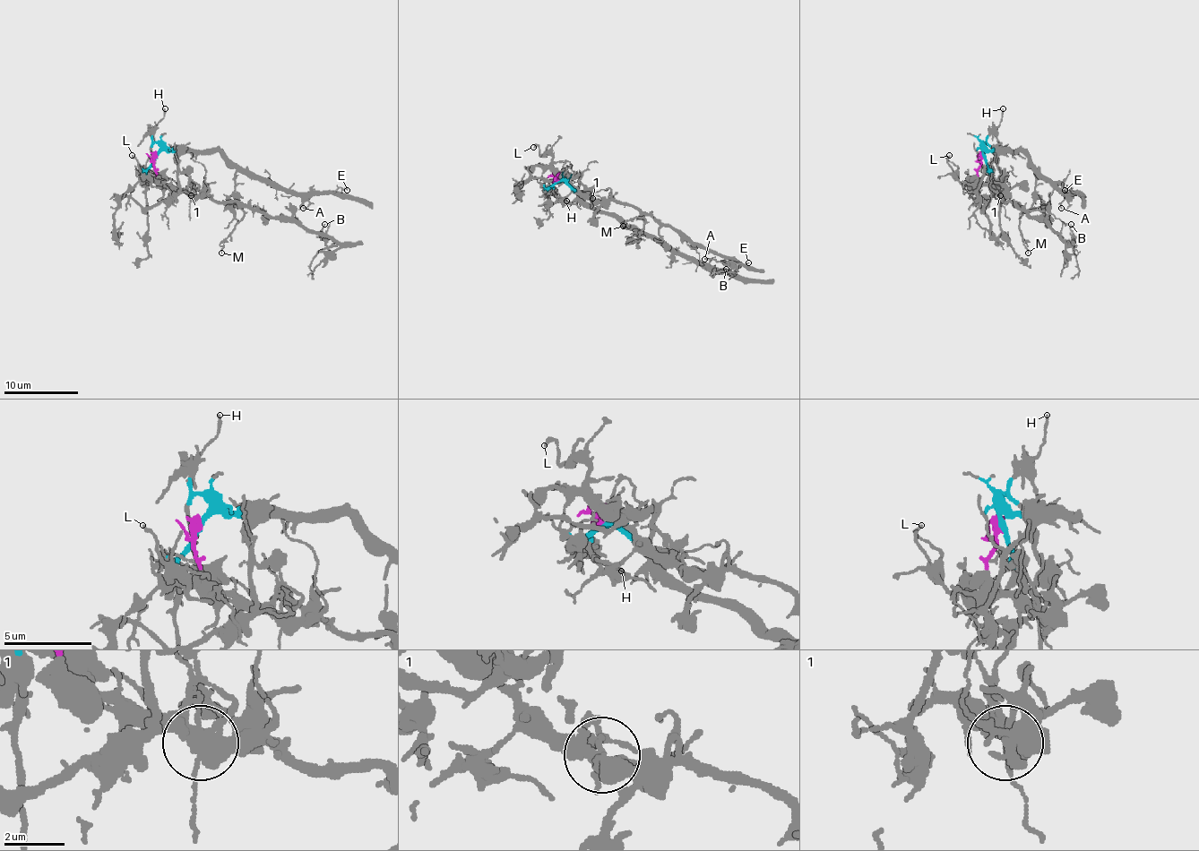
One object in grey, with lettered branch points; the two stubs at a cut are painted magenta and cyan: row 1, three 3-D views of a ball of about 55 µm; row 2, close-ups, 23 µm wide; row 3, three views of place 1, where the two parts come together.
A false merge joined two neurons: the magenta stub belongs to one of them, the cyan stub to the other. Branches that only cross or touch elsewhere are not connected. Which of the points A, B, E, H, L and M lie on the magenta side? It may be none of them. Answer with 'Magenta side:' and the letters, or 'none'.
Magenta side: B, L, M

